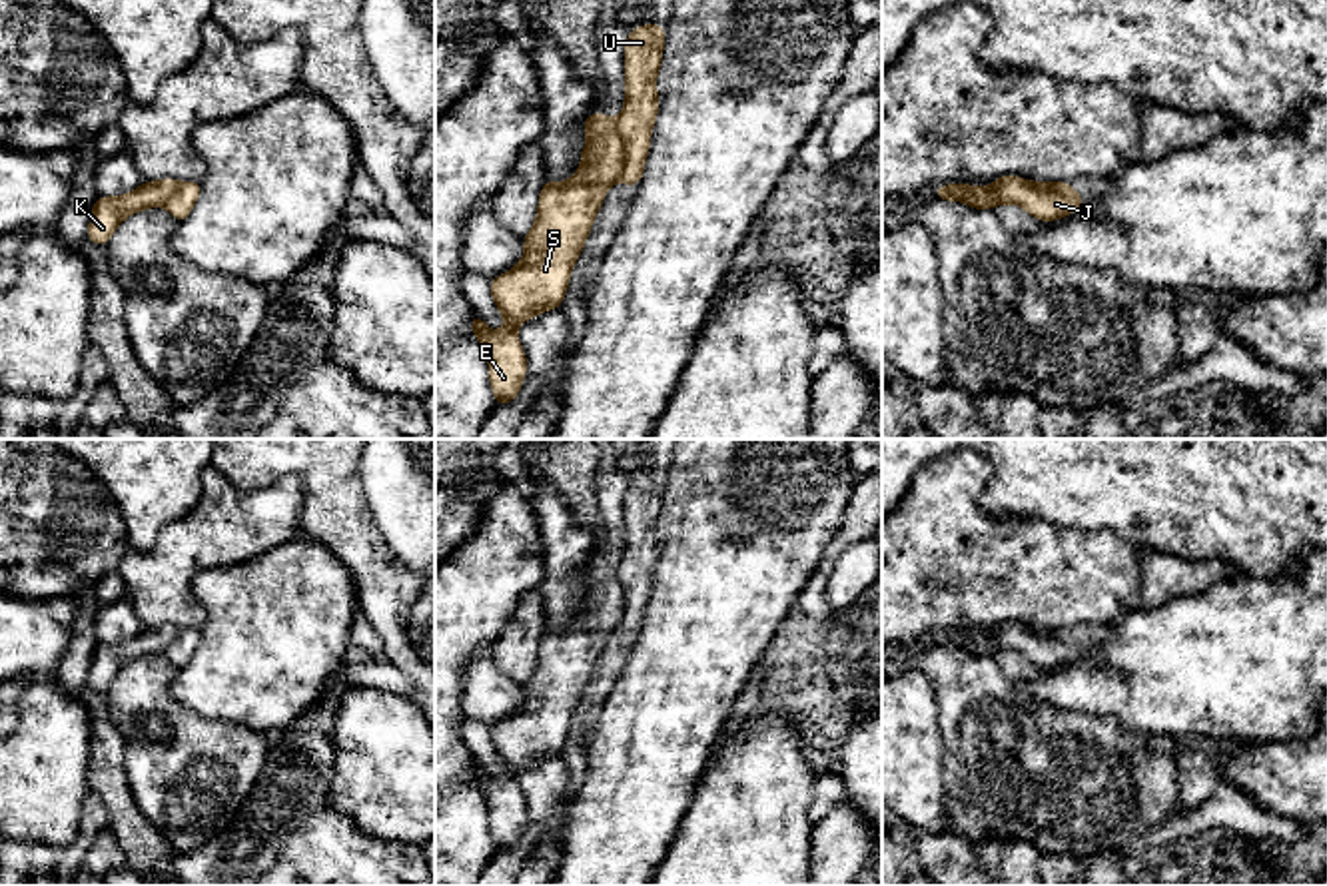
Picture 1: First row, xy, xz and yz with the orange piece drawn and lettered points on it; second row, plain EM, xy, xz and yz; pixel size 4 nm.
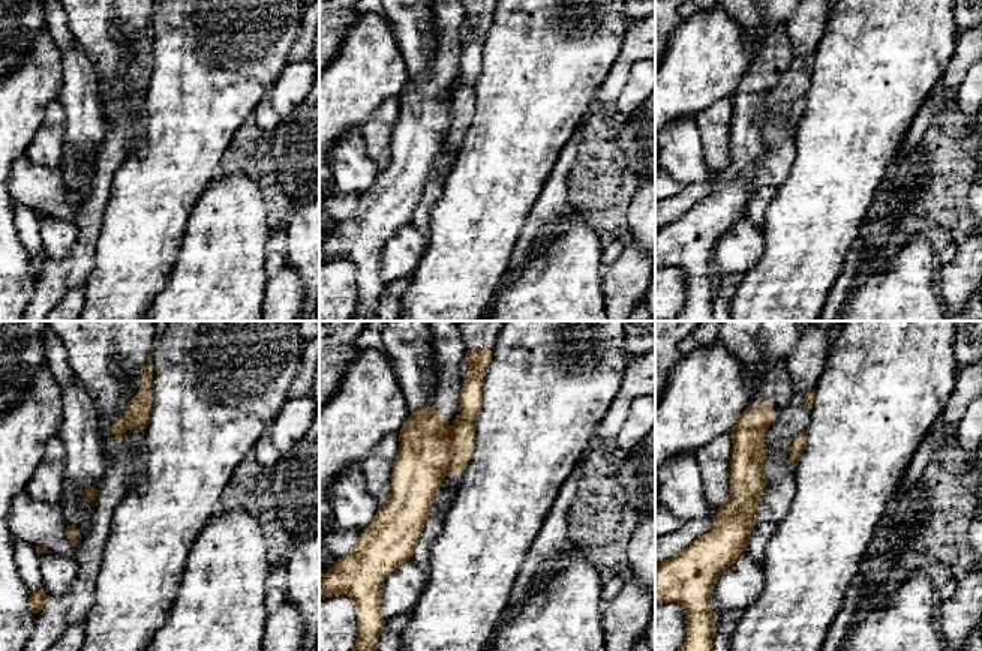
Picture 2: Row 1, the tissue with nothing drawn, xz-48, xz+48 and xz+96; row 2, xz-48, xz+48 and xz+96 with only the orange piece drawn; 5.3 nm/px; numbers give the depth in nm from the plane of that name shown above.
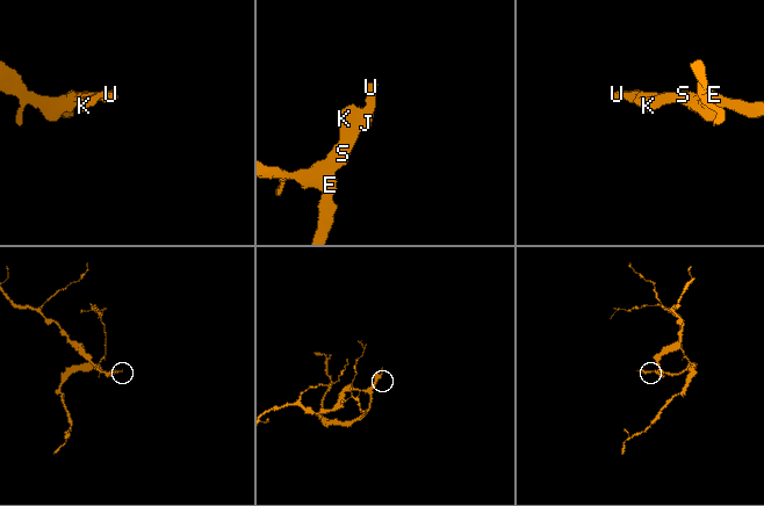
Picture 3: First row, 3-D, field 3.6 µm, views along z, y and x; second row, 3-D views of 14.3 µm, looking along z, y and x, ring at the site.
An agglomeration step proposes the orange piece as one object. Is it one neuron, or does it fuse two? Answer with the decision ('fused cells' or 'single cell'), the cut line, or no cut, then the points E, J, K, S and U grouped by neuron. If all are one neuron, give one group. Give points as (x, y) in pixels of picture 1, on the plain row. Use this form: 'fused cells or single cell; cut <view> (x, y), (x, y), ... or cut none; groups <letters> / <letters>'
fused cells; cut xz (615, 567), (621, 589), (619, 625); groups E K S / J U

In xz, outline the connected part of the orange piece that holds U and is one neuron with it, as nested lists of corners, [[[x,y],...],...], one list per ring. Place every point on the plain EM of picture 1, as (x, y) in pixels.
[[[647,471],[629,479],[625,491],[625,555],[617,565],[623,589],[623,617],[619,629],[639,633],[651,579],[659,559],[657,521],[663,507],[664,473]]]

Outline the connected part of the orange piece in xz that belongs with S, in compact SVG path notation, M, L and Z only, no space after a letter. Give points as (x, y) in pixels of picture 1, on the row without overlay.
M589 561L585 583L587 591L581 599L577 623L561 631L545 627L537 666L523 684L521 708L507 720L489 726L505 774L493 778L477 760L471 766L471 778L487 800L497 854L519 842L521 828L527 822L517 774L543 758L559 756L605 641L623 617L623 589L617 567L605 561Z

